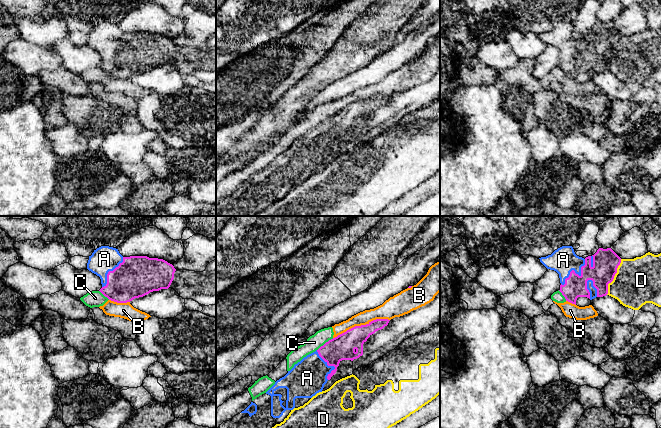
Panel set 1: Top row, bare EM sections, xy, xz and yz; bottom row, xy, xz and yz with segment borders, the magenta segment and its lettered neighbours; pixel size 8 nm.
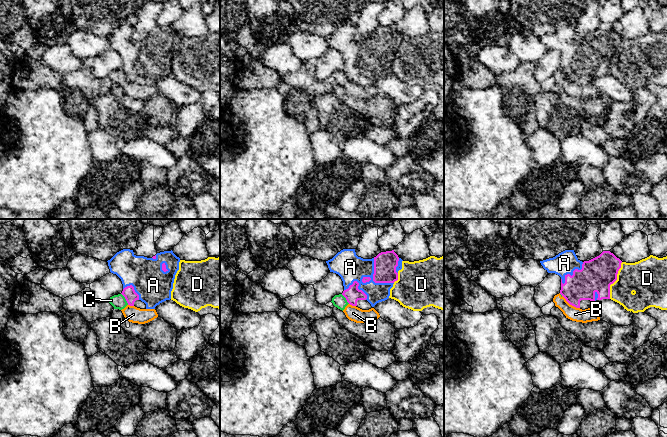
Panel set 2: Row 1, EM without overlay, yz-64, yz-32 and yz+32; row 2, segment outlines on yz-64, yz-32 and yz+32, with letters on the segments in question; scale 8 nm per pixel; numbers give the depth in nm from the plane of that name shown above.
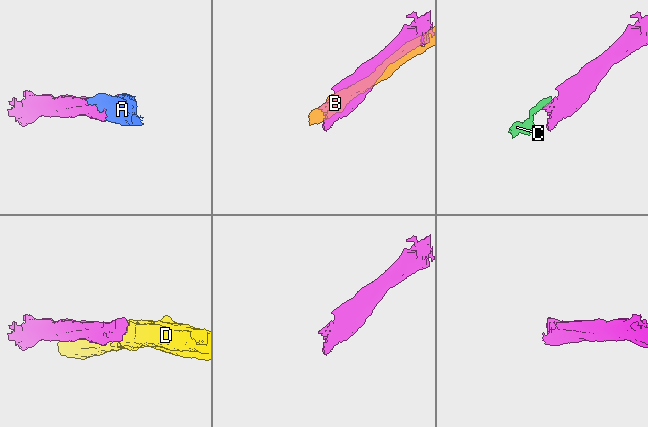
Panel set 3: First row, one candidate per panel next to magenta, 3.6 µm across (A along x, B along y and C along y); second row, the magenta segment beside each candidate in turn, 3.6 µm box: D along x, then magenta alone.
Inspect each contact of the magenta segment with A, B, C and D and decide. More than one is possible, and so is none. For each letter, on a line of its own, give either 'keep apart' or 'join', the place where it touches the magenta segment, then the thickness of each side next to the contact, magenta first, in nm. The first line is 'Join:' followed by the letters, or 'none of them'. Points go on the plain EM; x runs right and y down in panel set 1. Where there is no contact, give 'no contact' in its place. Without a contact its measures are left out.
Join: A
A: join; contact yz (574, 48); calibres 200 and 200 nm
B: keep apart; contact xz (361, 101); calibres 200 and 140 nm
C: keep apart; contact xz (326, 118); calibres 200 and 120 nm
D: keep apart; contact yz (613, 53); calibres 200 and 360 nm

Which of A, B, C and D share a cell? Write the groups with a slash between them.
A / B C / D

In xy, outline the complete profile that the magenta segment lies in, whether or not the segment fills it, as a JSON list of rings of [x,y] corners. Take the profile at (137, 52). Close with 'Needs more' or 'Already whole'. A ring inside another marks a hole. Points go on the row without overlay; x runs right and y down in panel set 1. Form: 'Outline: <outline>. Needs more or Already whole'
Outline: [[[101,22],[94,26],[89,32],[87,45],[100,53],[102,64],[99,67],[117,79],[127,79],[150,68],[168,65],[176,47],[172,40],[163,35],[147,32],[123,33],[118,25],[109,22]]]. Needs more

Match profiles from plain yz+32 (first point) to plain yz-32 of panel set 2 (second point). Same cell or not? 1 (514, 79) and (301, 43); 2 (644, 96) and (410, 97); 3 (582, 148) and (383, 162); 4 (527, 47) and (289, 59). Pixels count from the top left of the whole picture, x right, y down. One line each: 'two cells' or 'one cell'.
1: two cells
2: two cells
3: one cell
4: two cells

